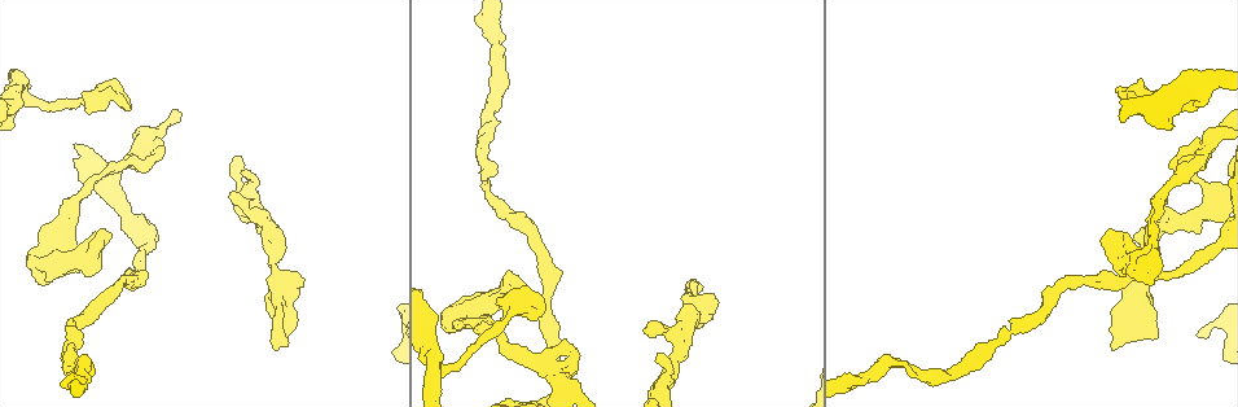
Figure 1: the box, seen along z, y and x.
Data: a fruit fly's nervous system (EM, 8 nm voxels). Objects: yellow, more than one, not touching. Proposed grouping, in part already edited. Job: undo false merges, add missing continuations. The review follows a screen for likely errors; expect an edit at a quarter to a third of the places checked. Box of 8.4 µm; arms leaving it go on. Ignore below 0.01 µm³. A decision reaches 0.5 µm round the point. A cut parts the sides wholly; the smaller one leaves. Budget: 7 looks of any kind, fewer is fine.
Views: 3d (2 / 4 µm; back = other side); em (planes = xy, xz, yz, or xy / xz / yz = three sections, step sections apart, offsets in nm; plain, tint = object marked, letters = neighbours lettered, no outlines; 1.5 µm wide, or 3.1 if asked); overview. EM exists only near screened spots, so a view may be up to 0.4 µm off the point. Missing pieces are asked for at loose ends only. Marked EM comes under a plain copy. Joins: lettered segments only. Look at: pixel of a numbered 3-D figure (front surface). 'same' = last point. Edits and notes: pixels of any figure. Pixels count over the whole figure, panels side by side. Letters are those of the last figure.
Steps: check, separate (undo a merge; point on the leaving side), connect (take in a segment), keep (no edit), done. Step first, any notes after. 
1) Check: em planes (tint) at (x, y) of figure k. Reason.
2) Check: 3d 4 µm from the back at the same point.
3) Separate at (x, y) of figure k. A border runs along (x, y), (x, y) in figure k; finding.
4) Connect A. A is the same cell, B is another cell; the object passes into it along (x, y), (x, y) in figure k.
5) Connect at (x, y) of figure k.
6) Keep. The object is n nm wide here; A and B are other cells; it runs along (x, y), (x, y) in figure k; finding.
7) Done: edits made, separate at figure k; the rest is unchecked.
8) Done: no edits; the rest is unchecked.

Check: 3d 2 µm at (563, 344) of figure 1. An open end.

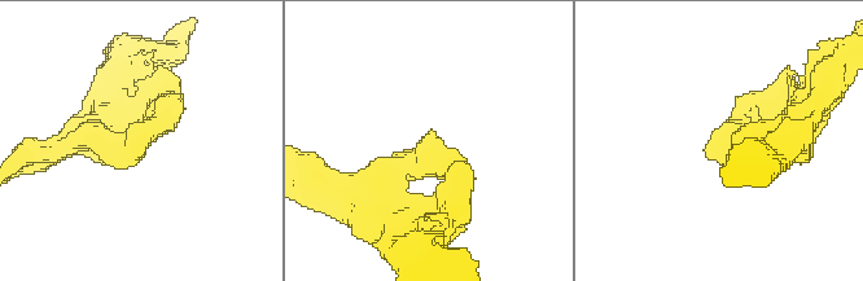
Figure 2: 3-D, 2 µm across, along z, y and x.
Check: em planes (tint) at (128, 160) of figure 2.

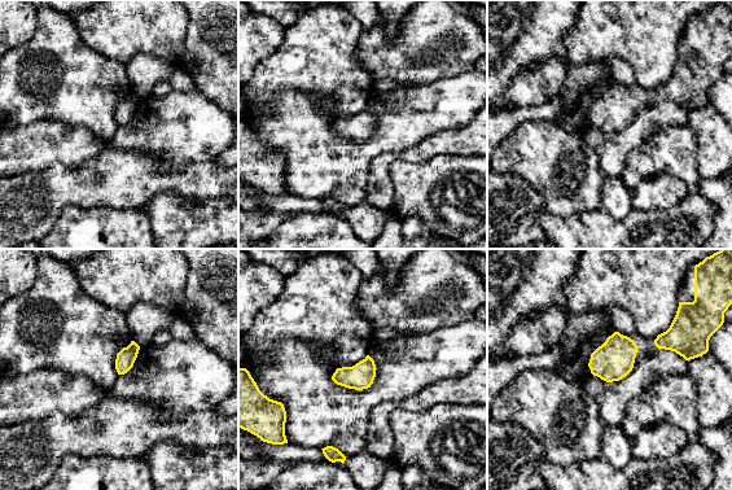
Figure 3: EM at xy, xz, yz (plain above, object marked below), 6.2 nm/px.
Check: em planes (letters) at the same point.

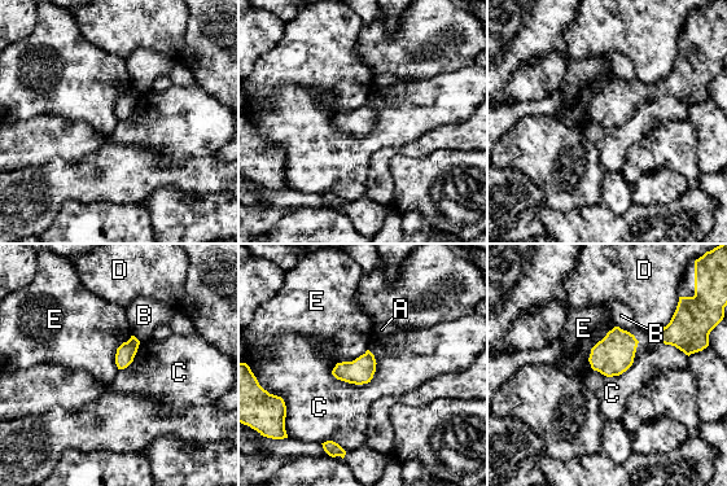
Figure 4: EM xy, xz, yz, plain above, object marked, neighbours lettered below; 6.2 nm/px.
Keep. The object is 120 nm wide here; the longest contact is with E, 300 nm; A, B, C, D and E are other cells; no lettered segment goes on from it.

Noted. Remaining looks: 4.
Check: em planes (letters) at (1136, 286) of figure 1. Branch point.

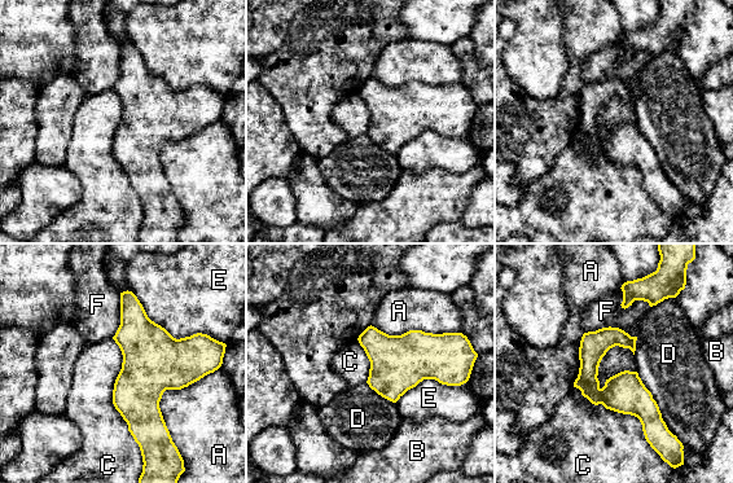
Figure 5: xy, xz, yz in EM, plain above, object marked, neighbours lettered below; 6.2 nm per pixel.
Keep. A, B, C, D, E and F are other cells; a border runs along (219, 367), (162, 395), (181, 457) in figure 5; continuous, no second neuron.

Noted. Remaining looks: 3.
Check: 3d 4 µm at (645, 330) of figure 1. An open end.

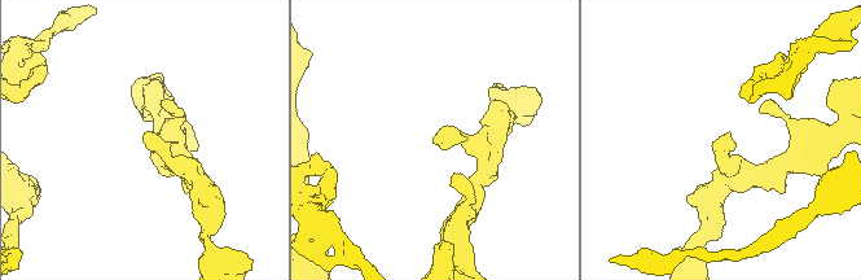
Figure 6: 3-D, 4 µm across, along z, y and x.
Check: em xz step 8 (tint) at (142, 136) of figure 6. Need the tissue.

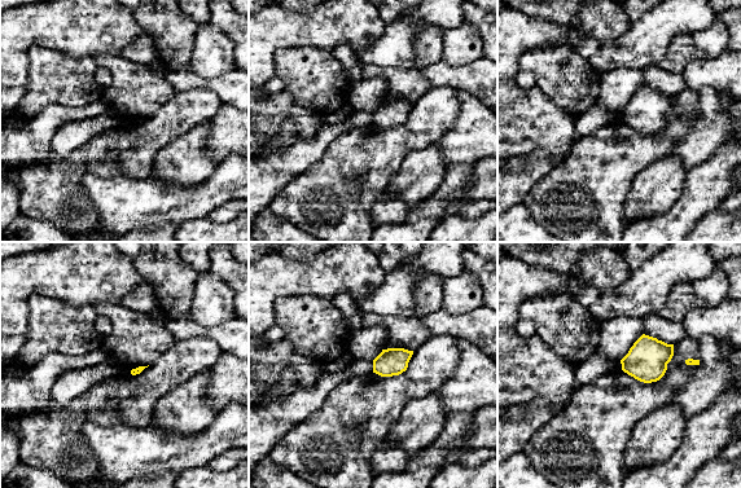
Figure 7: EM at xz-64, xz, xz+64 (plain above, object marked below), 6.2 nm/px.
Check: em planes (letters) at the same point. Cut it another way.

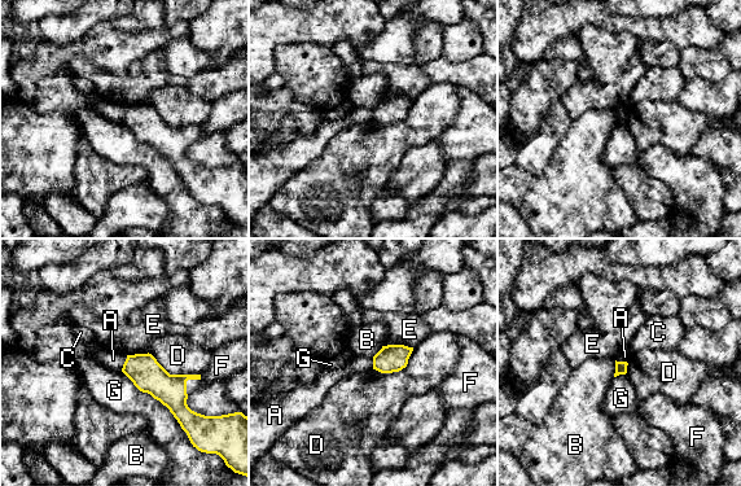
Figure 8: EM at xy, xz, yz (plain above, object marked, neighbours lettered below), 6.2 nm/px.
Keep. A, B, C, D, E, F and G are other cells; a border runs along (127, 355), (121, 370) in figure 8; none of them fits.

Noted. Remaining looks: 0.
Done: no edits; the rest is unchecked.

